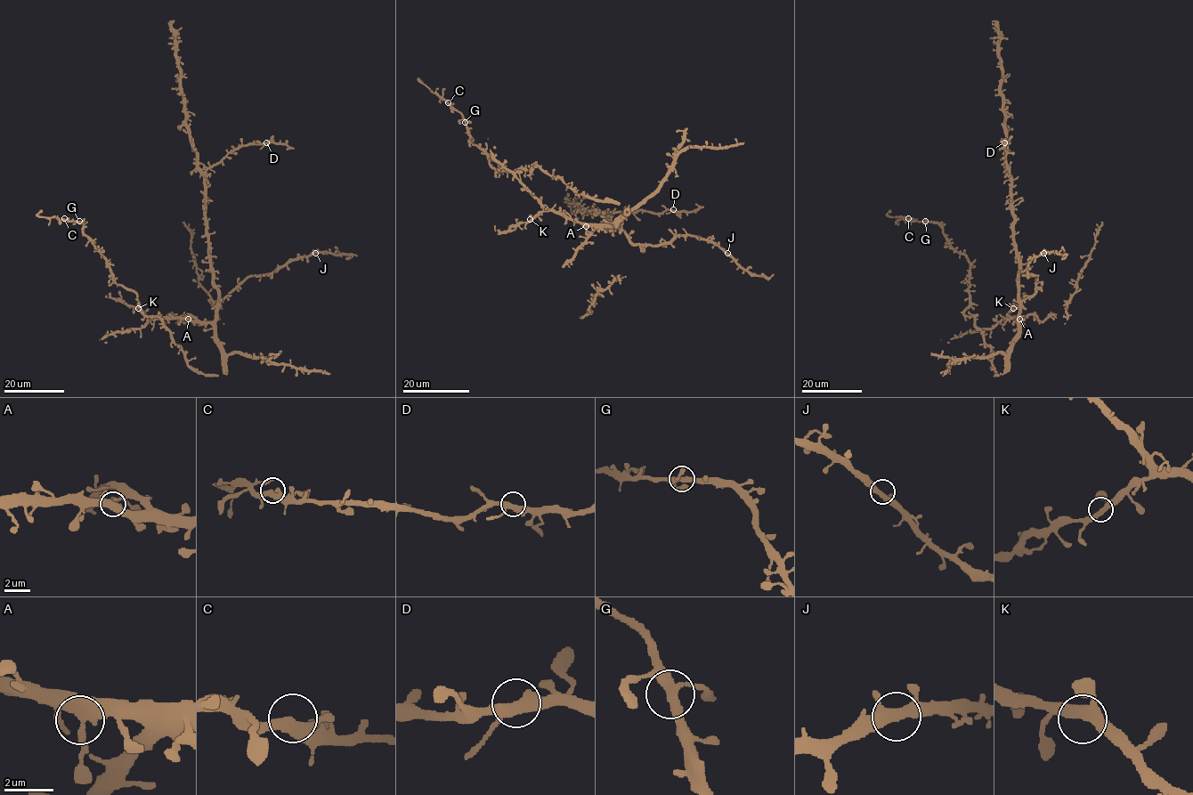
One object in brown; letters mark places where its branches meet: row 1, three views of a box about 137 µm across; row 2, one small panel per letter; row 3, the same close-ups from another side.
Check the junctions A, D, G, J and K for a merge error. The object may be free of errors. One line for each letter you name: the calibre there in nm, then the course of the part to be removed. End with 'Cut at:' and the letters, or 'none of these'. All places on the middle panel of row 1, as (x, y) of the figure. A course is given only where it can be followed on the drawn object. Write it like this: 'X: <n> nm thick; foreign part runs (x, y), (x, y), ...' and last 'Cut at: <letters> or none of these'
Cut at: none of these

